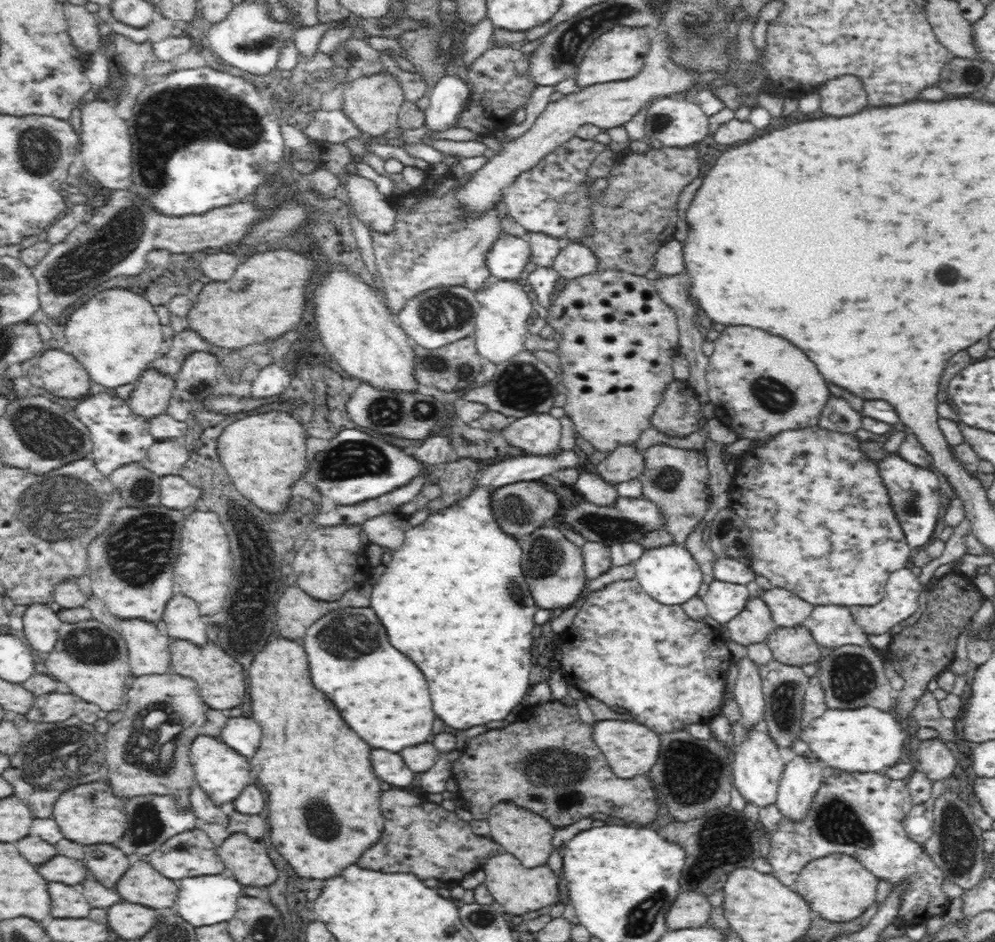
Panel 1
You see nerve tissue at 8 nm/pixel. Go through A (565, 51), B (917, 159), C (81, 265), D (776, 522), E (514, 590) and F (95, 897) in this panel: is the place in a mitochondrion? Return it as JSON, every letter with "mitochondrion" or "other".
{"A":"mitochondrion","B":"other","C":"mitochondrion","D":"other","E":"mitochondrion","F":"other"}

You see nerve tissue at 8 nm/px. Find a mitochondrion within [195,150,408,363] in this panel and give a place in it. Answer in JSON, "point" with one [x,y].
{"point":[283,191]}

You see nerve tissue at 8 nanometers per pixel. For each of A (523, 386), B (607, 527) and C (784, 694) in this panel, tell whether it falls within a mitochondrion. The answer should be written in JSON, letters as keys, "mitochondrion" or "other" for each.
{"A":"mitochondrion","B":"mitochondrion","C":"mitochondrion"}

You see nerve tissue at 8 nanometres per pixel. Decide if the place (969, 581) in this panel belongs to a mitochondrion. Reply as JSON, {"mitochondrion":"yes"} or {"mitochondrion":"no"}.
{"mitochondrion":"no"}

